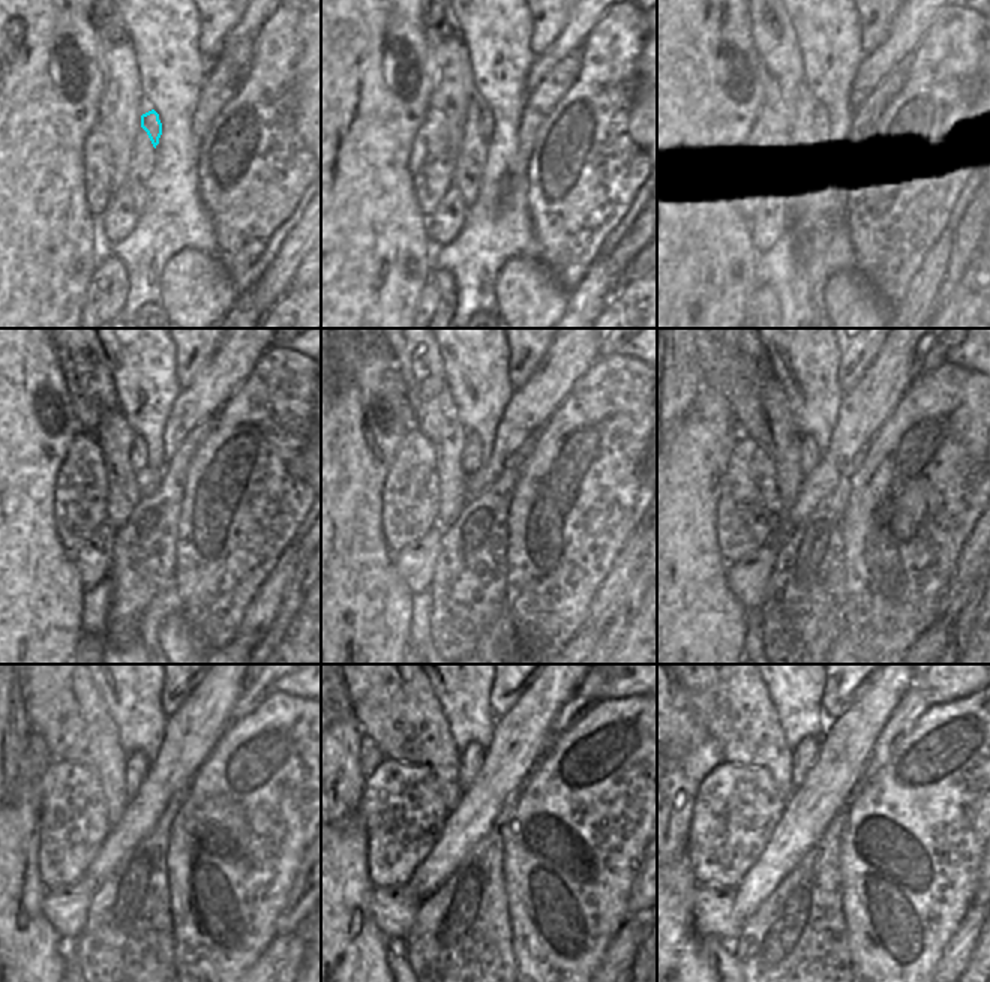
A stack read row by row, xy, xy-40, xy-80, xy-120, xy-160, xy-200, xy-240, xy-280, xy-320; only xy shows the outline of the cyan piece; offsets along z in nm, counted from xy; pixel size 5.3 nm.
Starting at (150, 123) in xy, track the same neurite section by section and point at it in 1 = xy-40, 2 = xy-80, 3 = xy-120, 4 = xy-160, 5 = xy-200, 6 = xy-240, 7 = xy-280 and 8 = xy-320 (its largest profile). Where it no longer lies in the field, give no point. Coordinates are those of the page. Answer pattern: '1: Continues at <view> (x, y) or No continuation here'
1: Continues at xy-40 (486, 120)
2: Continues at xy-80 (818, 123)
3: Continues at xy-120 (138, 455)
4: Continues at xy-160 (473, 455)
5: Continues at xy-200 (810, 455)
6: Continues at xy-240 (137, 763)
7: Continues at xy-280 (471, 759)
8: Continues at xy-320 (803, 756).

